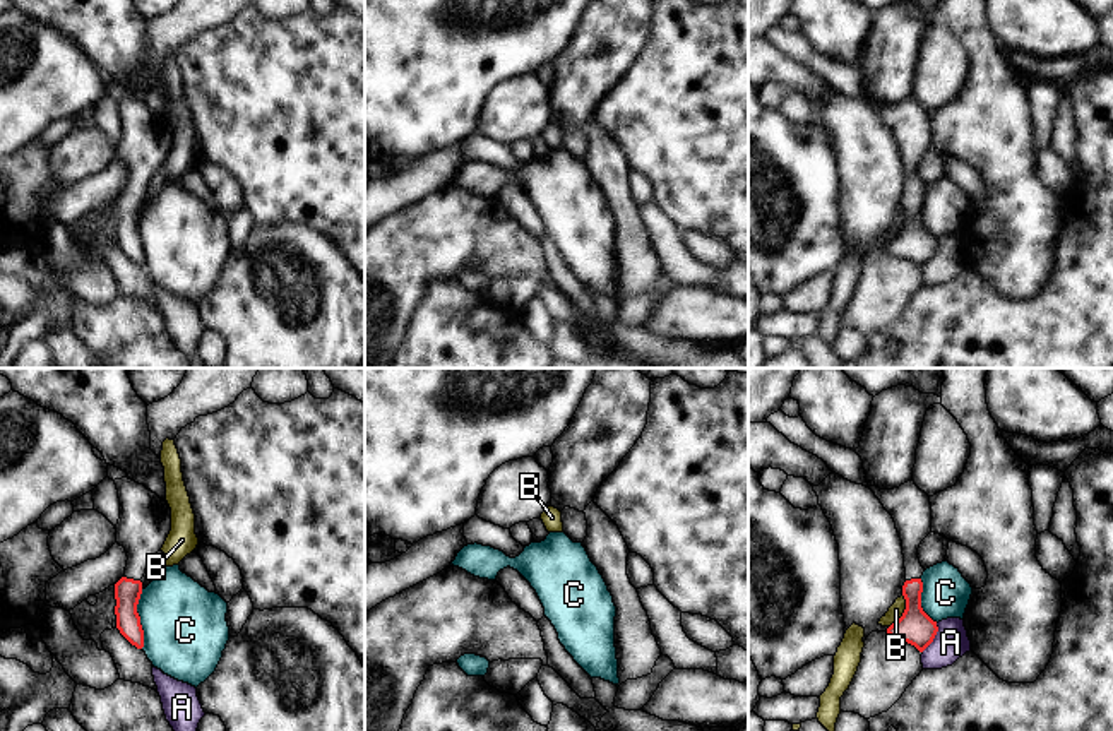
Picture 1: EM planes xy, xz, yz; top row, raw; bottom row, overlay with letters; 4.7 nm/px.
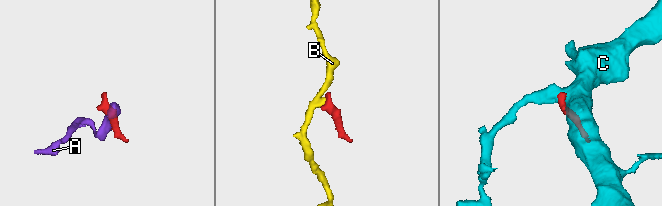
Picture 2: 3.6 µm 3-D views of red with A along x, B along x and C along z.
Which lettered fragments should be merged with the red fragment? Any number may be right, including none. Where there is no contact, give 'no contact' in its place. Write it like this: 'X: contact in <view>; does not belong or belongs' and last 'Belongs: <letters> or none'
A: contact in yz; does not belong
B: contact in yz; does not belong
C: contact in xy; does not belong
Belongs: none

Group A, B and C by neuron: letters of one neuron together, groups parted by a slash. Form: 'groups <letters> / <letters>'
groups A / B / C

